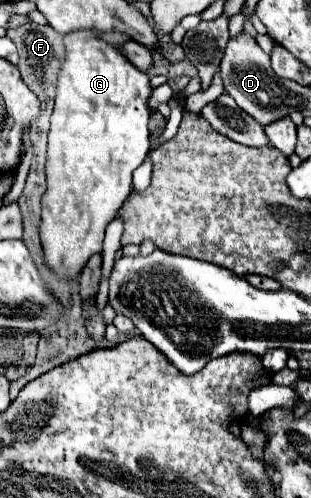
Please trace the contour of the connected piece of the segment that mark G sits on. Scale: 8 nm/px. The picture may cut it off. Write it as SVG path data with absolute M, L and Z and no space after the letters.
M79 30L79 32L71 32L63 36L65 42L65 60L61 64L59 76L57 76L57 96L55 96L55 108L51 114L51 130L49 130L49 148L47 148L47 192L43 196L43 212L41 212L41 244L45 250L45 262L49 264L49 268L53 268L53 272L59 278L77 278L81 268L85 266L85 262L101 252L101 244L103 244L103 236L105 236L105 228L107 224L115 218L117 210L121 208L123 200L127 198L127 194L131 192L131 174L135 168L139 168L143 164L143 160L147 158L149 152L149 96L153 92L149 76L143 74L139 68L135 68L121 52L121 46L117 44L109 44L101 38L101 32L95 30Z

